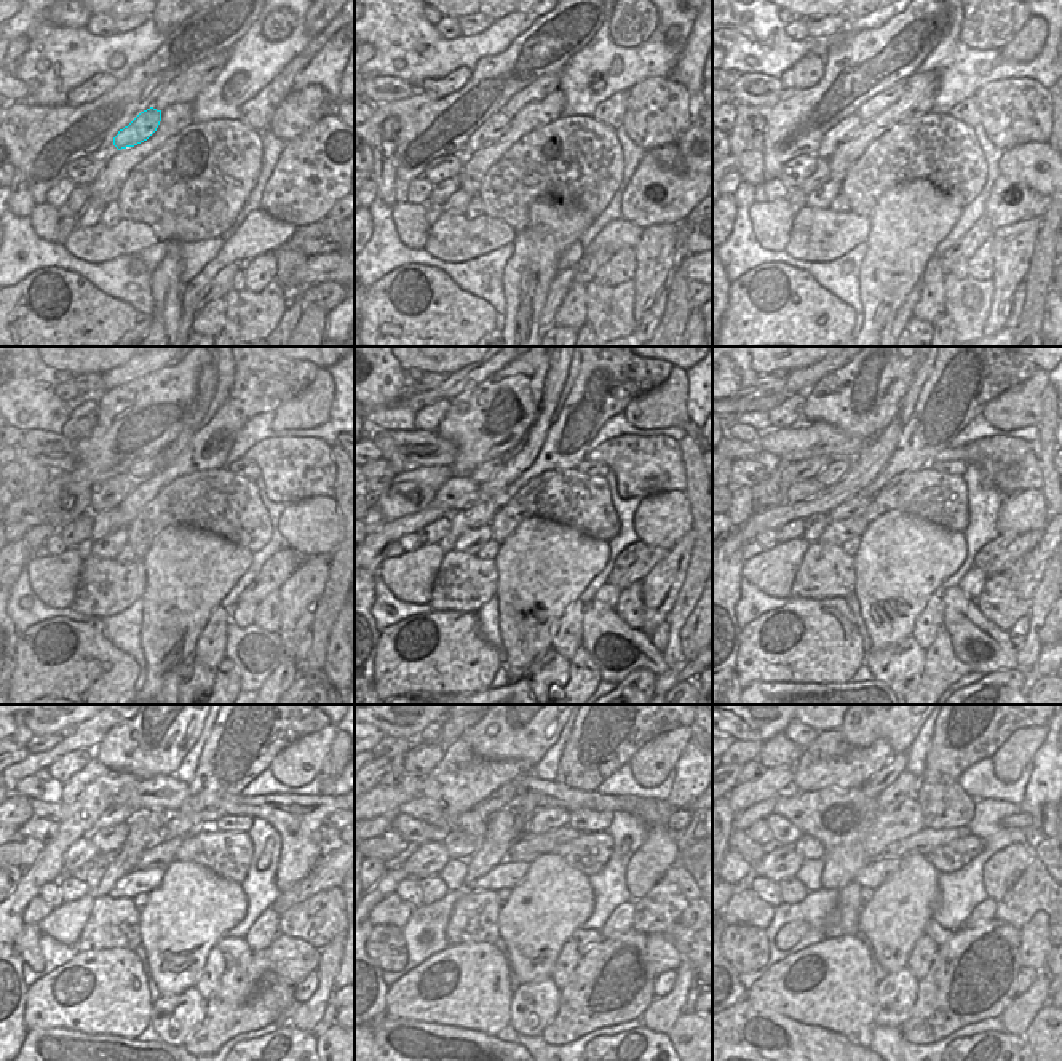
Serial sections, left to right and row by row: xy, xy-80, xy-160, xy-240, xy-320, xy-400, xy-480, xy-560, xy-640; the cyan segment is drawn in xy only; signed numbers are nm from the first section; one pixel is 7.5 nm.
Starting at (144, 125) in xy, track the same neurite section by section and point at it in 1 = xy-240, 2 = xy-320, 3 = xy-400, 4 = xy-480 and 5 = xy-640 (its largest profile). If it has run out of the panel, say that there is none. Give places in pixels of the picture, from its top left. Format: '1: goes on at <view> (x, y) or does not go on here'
1: goes on at xy-240 (109, 494)
2: goes on at xy-320 (454, 494)
3: goes on at xy-400 (805, 489)
4: goes on at xy-480 (82, 852)
5: goes on at xy-640 (781, 862)

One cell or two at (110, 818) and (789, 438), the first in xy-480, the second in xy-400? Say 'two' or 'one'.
two

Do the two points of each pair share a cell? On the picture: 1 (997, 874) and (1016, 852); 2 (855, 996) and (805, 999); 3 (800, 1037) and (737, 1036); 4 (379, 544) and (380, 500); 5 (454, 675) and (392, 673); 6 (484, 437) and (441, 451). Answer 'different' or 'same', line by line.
1: same
2: same
3: same
4: different
5: same
6: different

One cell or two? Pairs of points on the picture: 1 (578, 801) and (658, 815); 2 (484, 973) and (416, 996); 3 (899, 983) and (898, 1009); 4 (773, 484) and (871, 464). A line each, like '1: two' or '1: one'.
1: one
2: one
3: one
4: two

